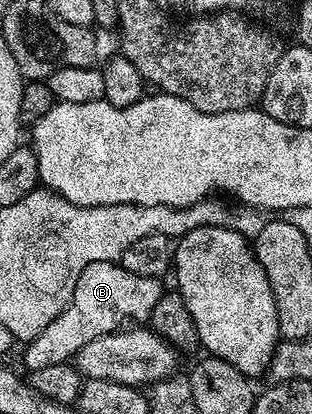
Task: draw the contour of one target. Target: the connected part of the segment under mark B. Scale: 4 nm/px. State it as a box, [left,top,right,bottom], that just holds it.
[23,261,165,370]

